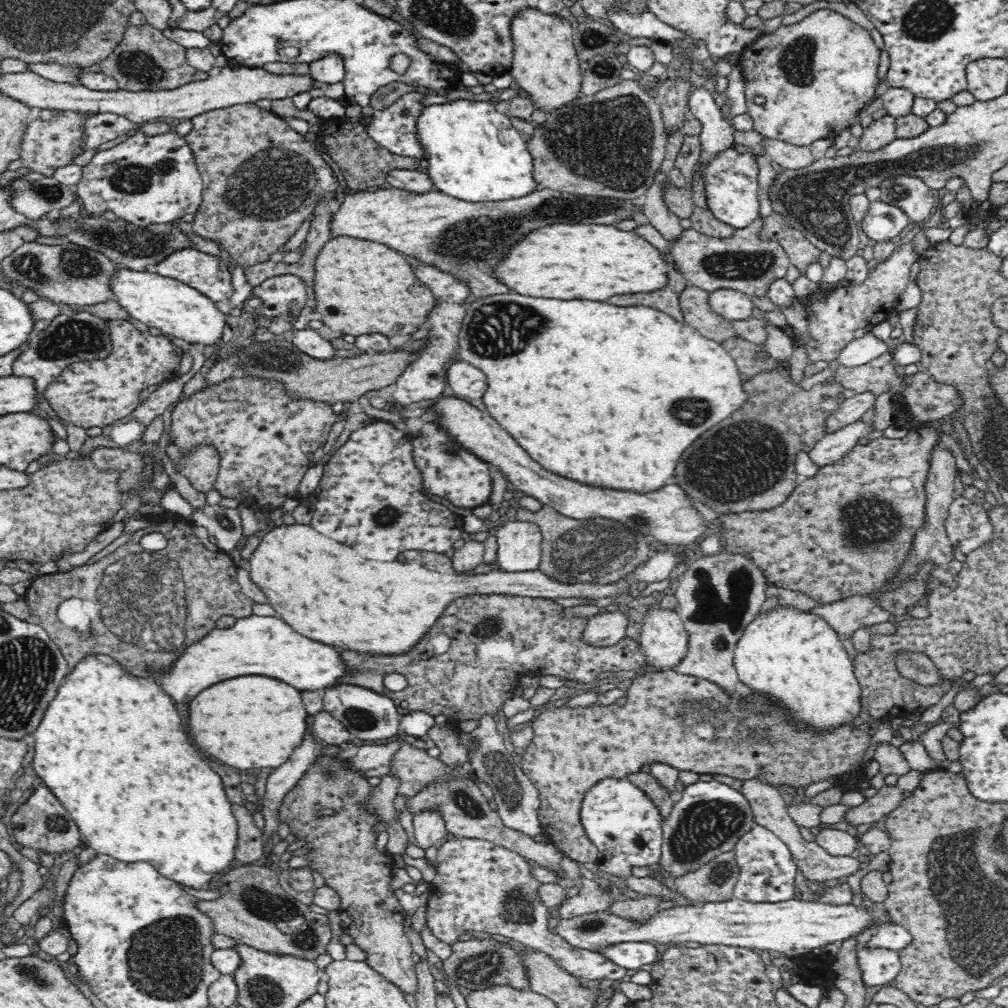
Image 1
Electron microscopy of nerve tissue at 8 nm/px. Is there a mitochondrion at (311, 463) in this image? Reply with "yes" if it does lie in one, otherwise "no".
no

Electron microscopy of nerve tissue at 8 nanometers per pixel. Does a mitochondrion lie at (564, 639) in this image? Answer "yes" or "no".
no

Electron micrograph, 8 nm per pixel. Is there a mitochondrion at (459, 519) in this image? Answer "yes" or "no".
no

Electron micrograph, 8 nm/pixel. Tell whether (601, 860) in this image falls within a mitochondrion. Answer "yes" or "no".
no

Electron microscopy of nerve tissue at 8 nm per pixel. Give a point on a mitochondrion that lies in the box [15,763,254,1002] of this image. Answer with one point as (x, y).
(33, 973)

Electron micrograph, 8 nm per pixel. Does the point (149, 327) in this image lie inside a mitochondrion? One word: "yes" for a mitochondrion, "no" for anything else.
no

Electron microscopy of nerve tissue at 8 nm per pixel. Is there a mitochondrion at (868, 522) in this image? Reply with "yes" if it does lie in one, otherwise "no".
yes

